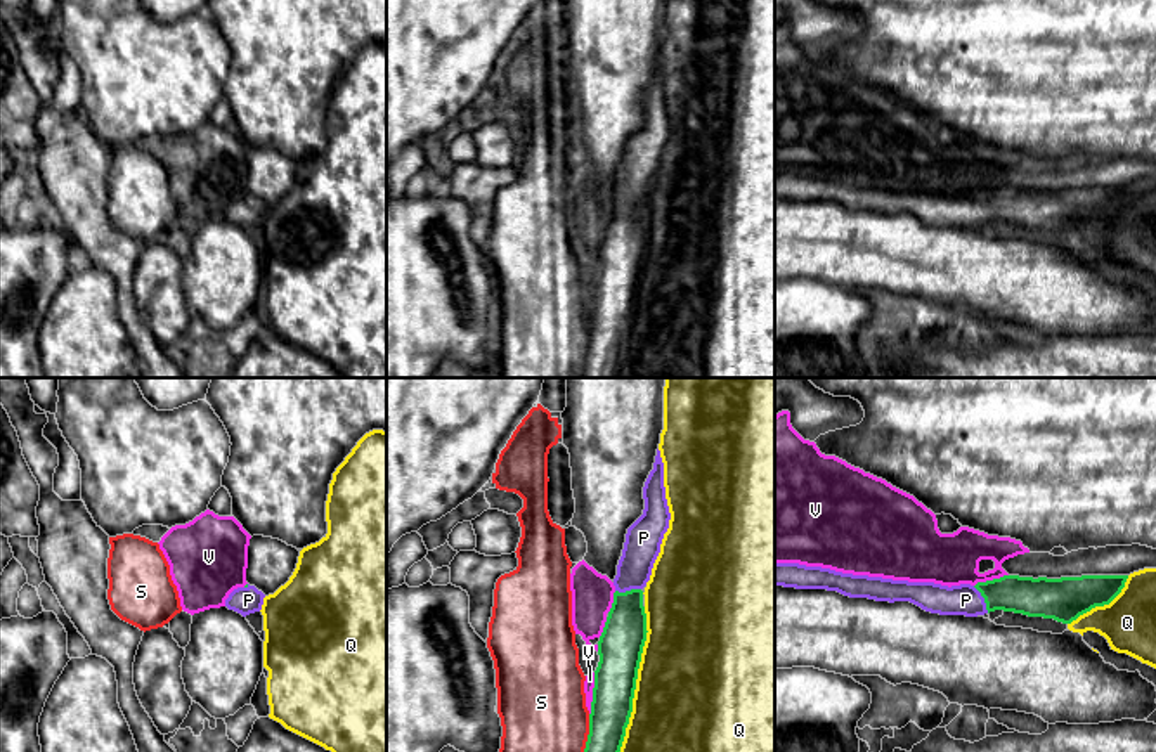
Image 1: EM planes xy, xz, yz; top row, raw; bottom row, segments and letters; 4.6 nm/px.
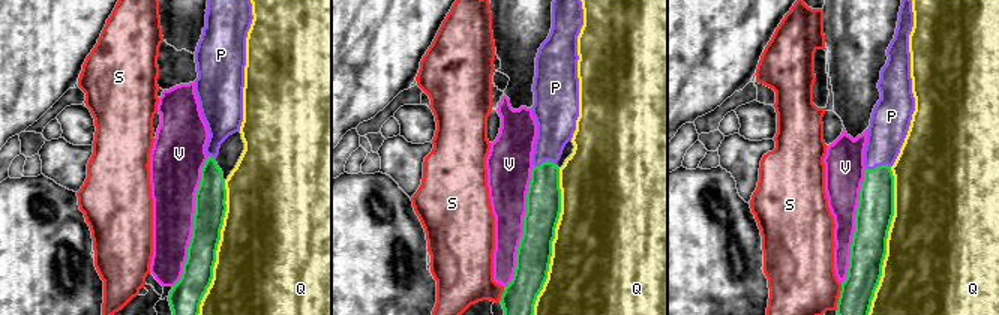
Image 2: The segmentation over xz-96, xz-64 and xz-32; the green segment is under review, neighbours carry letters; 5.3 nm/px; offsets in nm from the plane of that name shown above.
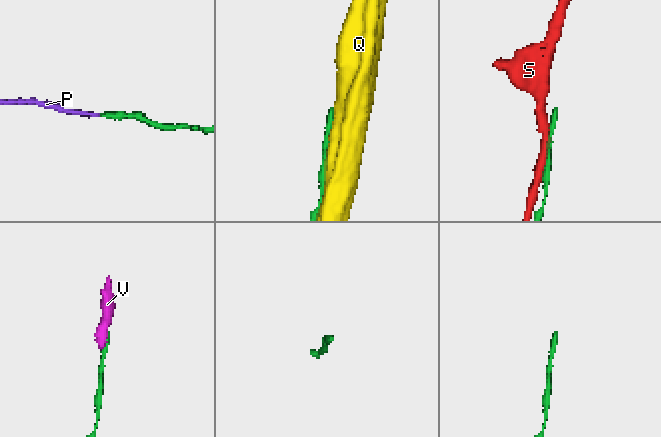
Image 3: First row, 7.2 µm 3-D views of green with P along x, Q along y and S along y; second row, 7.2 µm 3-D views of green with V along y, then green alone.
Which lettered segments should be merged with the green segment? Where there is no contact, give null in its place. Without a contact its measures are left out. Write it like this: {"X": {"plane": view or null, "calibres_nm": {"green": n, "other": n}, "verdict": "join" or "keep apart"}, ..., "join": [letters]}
{"P": {"plane": "yz", "calibres_nm": {"green": 180, "other": 140}, "verdict": "join"}, "Q": {"plane": "xz", "calibres_nm": {"green": 200, "other": 500}, "verdict": "keep apart"}, "S": {"plane": "xz", "calibres_nm": {"green": 190, "other": 400}, "verdict": "keep apart"}, "V": {"plane": "xz", "calibres_nm": {"green": 200, "other": 50}, "verdict": "keep apart"}, "join": ["P"]}

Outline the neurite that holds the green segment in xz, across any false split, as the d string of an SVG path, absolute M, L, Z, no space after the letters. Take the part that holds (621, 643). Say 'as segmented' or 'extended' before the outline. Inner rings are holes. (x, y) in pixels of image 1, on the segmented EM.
extended; M659 449L643 487L643 499L643 515L626 534L614 579L614 603L598 641L600 662L594 671L584 752L620 752L633 712L638 669L648 632L641 589L650 580L671 520Z

